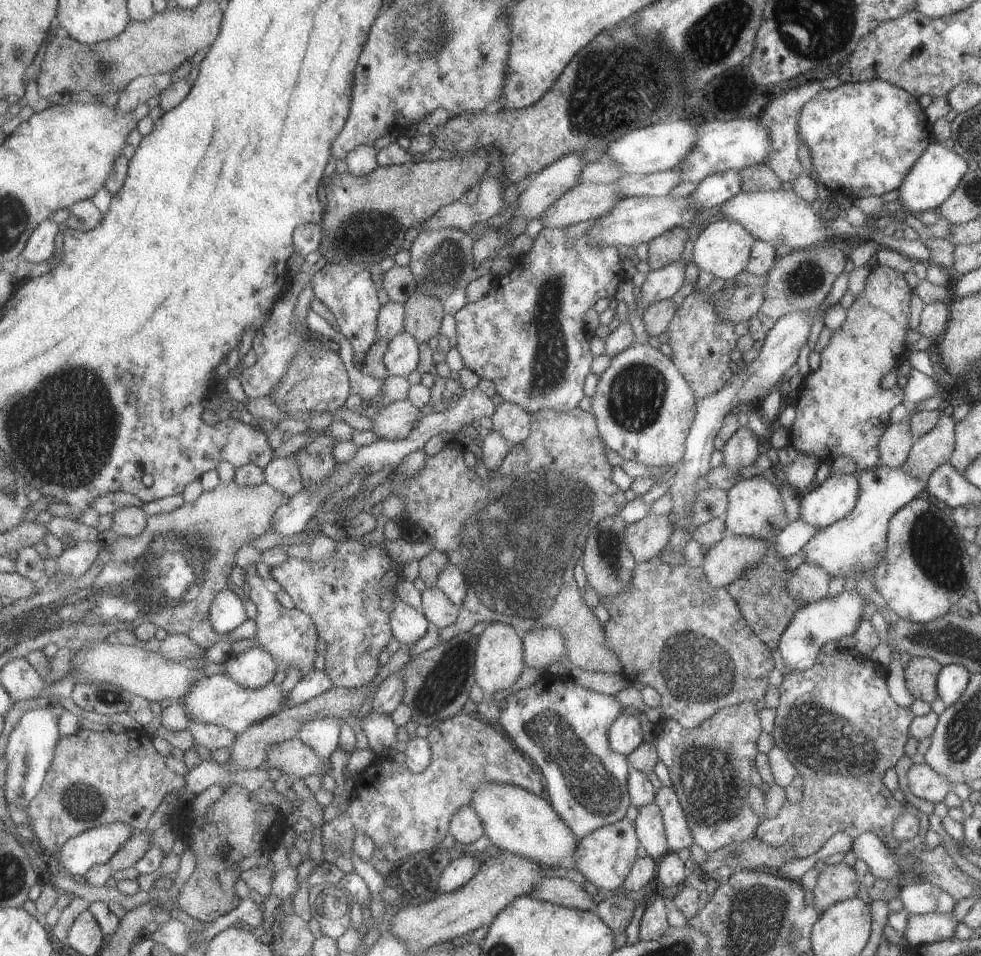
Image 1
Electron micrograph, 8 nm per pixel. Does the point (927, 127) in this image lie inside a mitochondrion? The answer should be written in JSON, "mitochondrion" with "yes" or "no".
{"mitochondrion":"no"}

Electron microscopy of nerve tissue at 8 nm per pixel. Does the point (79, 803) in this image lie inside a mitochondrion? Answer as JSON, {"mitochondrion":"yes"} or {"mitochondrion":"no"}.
{"mitochondrion":"yes"}

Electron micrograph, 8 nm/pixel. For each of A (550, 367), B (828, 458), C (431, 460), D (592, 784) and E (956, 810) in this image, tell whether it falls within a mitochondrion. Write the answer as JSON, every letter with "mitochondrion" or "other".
{"A":"mitochondrion","B":"other","C":"other","D":"mitochondrion","E":"other"}

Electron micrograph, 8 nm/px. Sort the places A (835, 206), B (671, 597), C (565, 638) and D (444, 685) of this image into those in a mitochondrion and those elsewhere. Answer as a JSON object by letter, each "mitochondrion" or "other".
{"A":"other","B":"other","C":"other","D":"mitochondrion"}

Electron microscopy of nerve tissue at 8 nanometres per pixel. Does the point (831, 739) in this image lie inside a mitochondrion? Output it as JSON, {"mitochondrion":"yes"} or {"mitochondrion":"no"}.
{"mitochondrion":"yes"}

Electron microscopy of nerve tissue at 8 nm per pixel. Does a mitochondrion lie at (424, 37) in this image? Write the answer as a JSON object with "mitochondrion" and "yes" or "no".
{"mitochondrion":"yes"}

